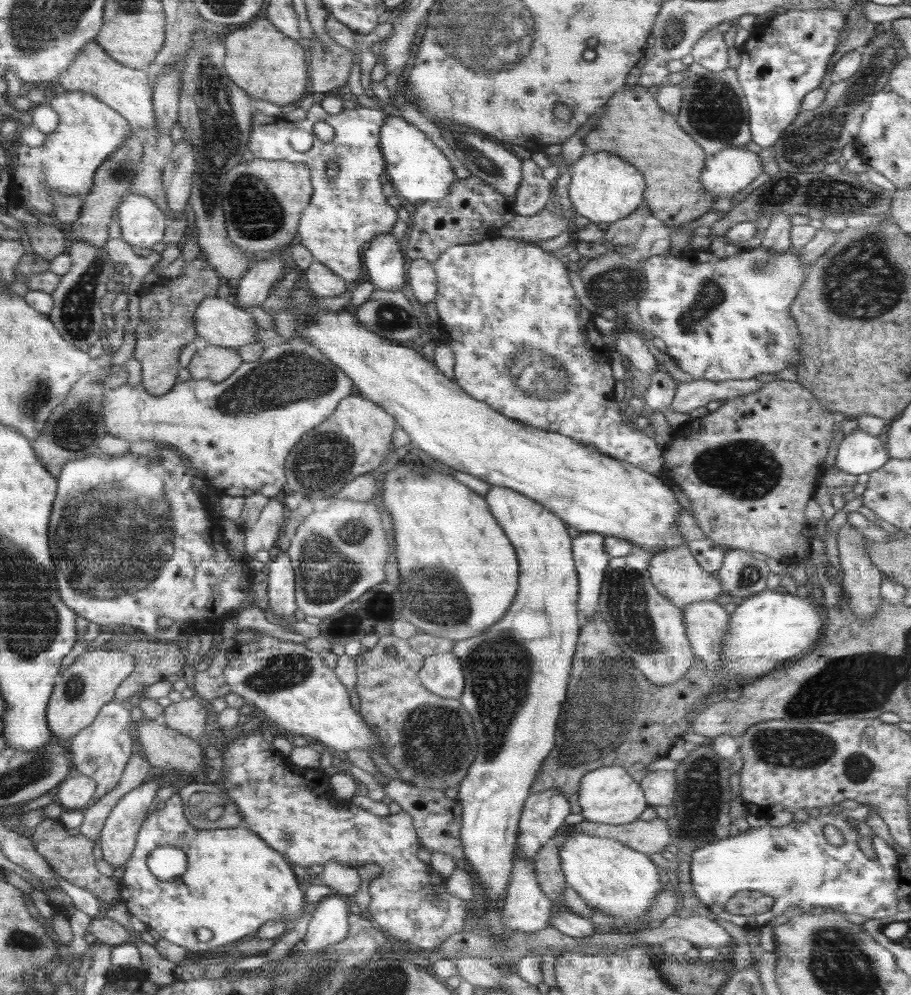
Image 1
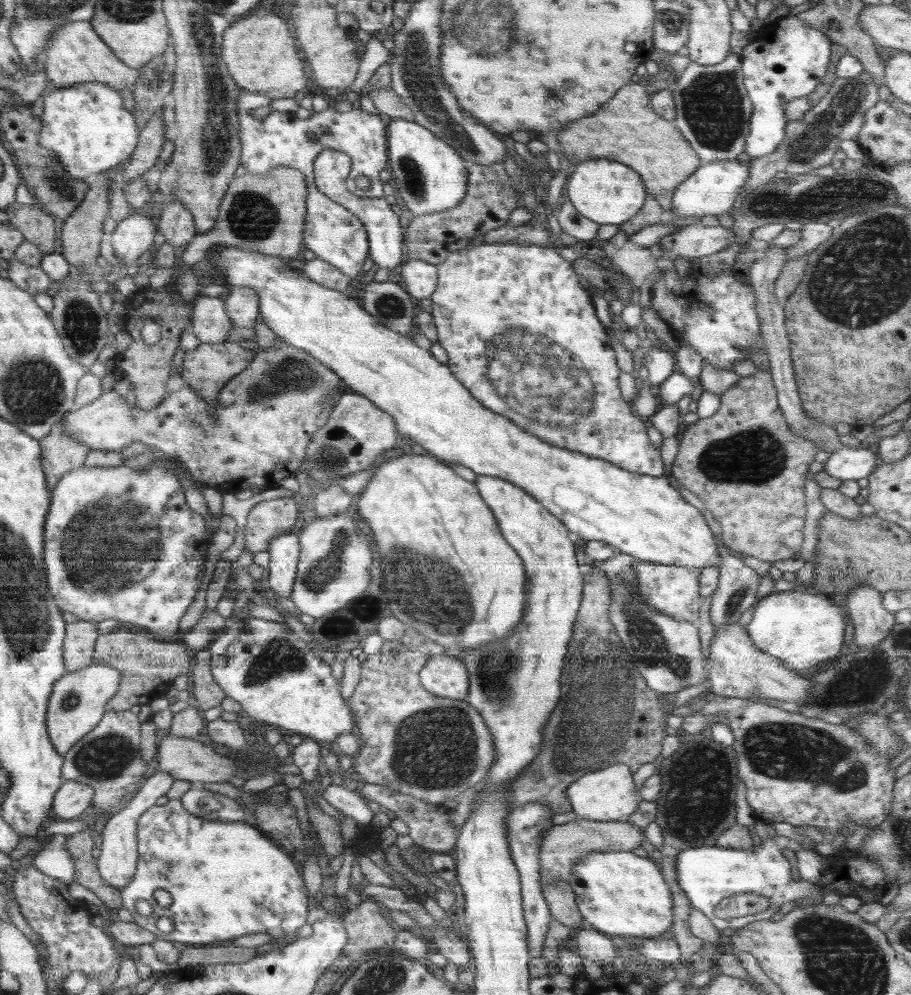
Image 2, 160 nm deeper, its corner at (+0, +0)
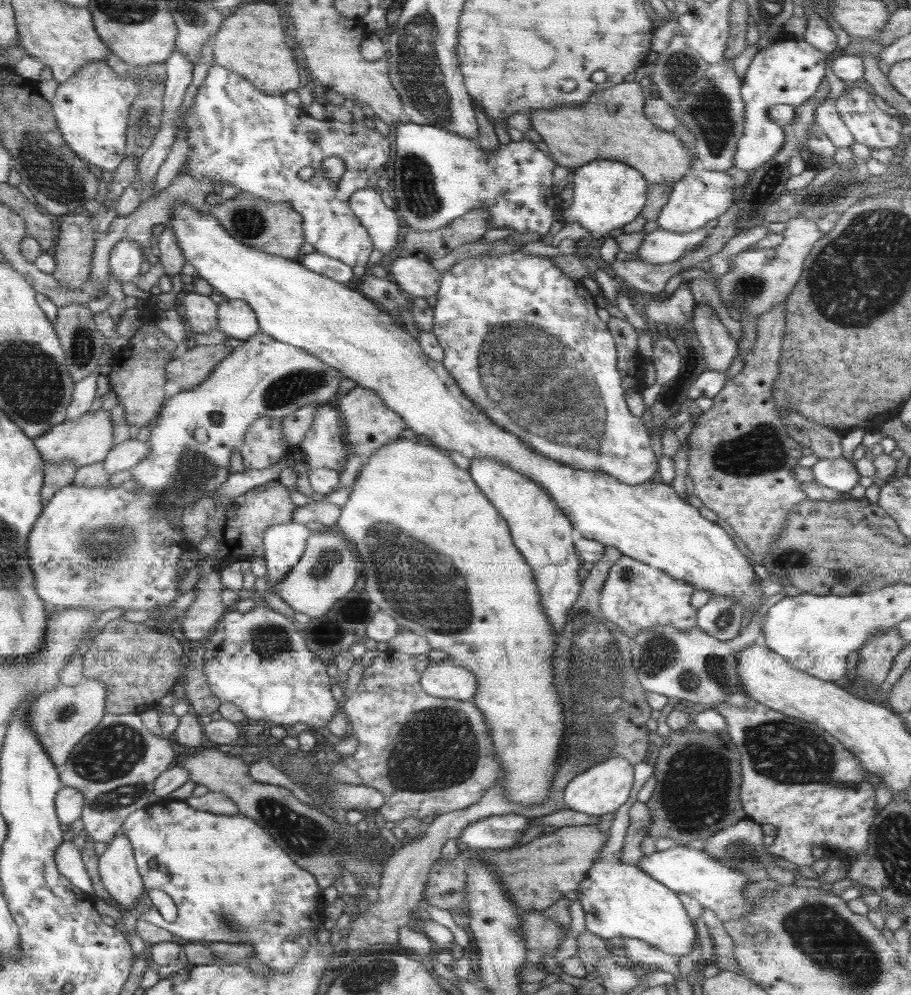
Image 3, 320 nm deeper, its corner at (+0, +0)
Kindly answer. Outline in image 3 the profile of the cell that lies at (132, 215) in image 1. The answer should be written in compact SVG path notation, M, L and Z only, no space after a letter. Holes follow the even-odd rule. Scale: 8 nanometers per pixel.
M131 238L121 240L111 252L110 277L123 282L132 282L140 274L142 252L140 244Z

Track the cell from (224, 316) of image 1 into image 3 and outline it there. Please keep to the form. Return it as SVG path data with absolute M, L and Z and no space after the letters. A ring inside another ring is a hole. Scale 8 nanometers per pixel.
M191 291L182 296L180 302L183 308L182 314L193 331L207 334L213 328L217 328L218 306L207 295Z

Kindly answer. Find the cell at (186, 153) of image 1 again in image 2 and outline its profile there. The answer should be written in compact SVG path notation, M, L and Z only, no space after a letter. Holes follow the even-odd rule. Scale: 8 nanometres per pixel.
M172 200L170 204L162 207L158 224L159 232L164 235L164 242L175 248L186 246L198 235L194 217L179 200Z

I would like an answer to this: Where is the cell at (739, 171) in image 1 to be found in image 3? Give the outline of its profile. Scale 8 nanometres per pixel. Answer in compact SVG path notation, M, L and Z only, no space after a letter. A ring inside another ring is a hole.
M699 167L675 182L668 202L657 216L658 226L660 229L680 234L698 230L704 227L706 222L724 214L736 201L737 191L734 179L726 172L706 171Z

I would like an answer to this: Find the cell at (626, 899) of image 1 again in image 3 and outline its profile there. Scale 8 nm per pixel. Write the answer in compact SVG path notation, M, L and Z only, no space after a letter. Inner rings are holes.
M612 857L595 861L579 886L586 928L594 935L606 941L616 936L640 939L679 958L692 952L697 941L696 927L681 903L679 893L654 880L637 865L626 865Z

